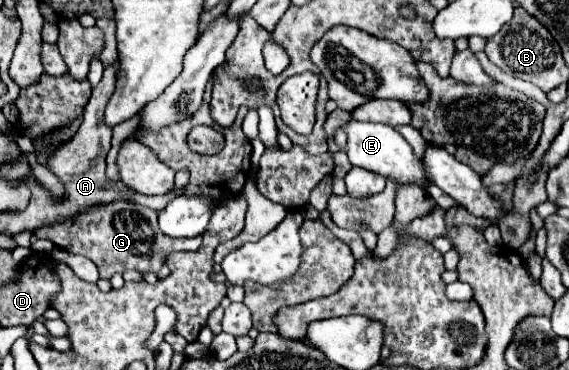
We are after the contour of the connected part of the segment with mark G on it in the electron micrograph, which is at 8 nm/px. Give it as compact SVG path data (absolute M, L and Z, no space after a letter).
M117 202L105 208L95 208L93 212L83 212L73 220L57 222L45 228L35 230L35 238L47 238L53 244L89 258L97 268L99 276L111 280L113 274L125 270L137 272L159 272L165 264L167 256L179 250L197 250L201 246L201 238L169 238L161 232L157 224L157 212L131 202Z

